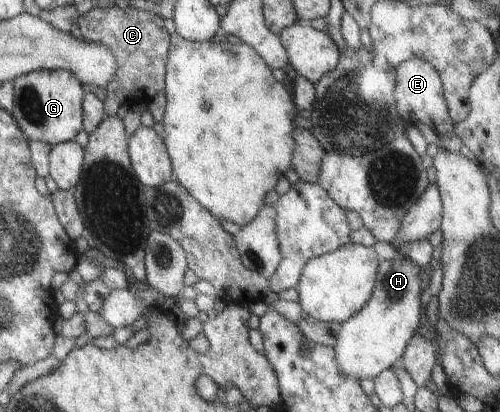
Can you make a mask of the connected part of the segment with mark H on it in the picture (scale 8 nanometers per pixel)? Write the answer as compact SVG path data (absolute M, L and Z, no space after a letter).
M407 258L404 261L401 259L379 260L376 283L370 301L354 317L340 324L337 340L333 343L334 353L336 353L334 361L340 373L344 373L346 377L354 377L354 379L373 379L381 371L392 368L401 357L420 326L422 289L419 273L421 270L418 263Z

